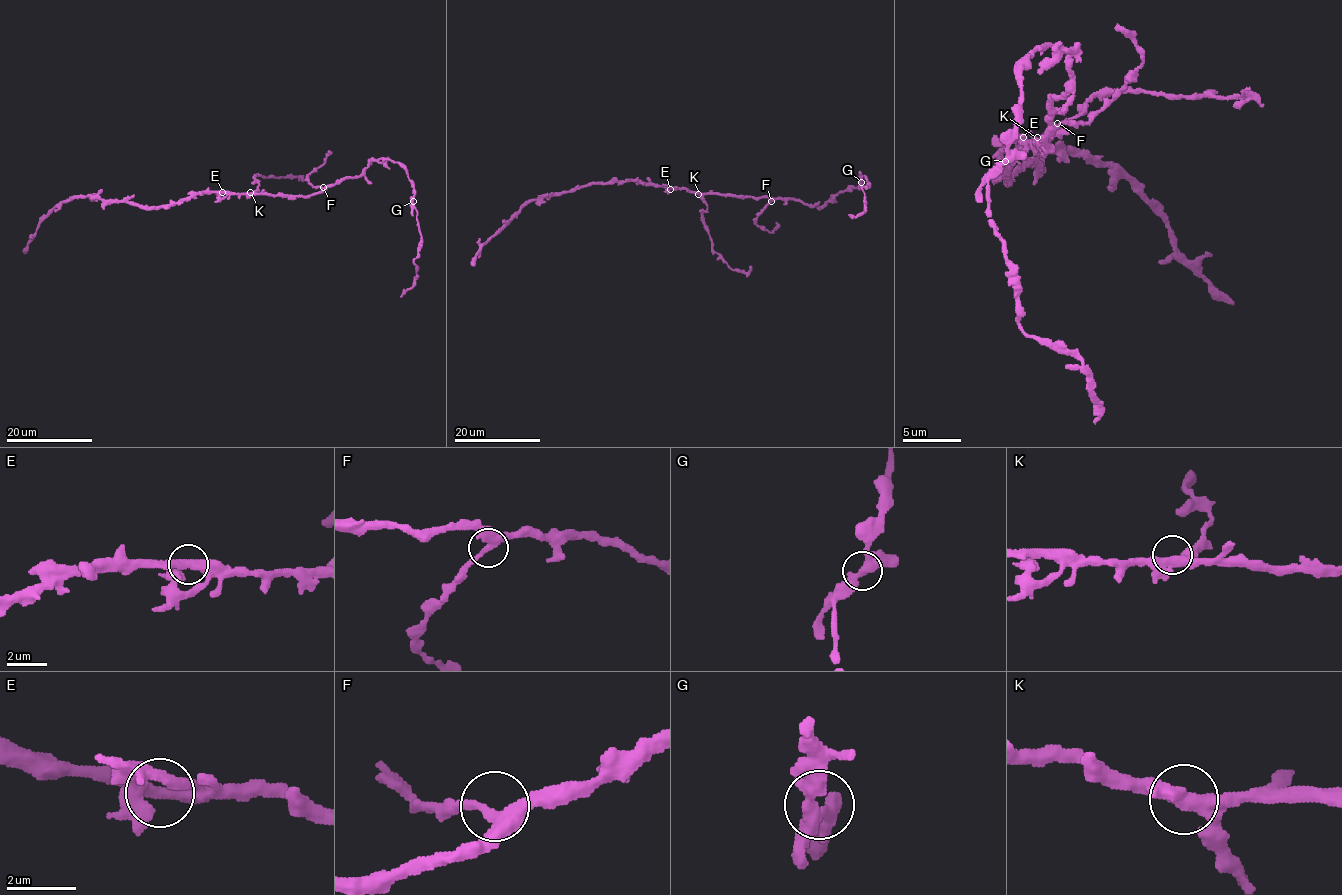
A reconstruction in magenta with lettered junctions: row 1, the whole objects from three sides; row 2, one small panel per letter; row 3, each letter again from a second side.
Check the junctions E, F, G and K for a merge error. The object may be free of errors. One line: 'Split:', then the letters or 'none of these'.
Split: none of these

